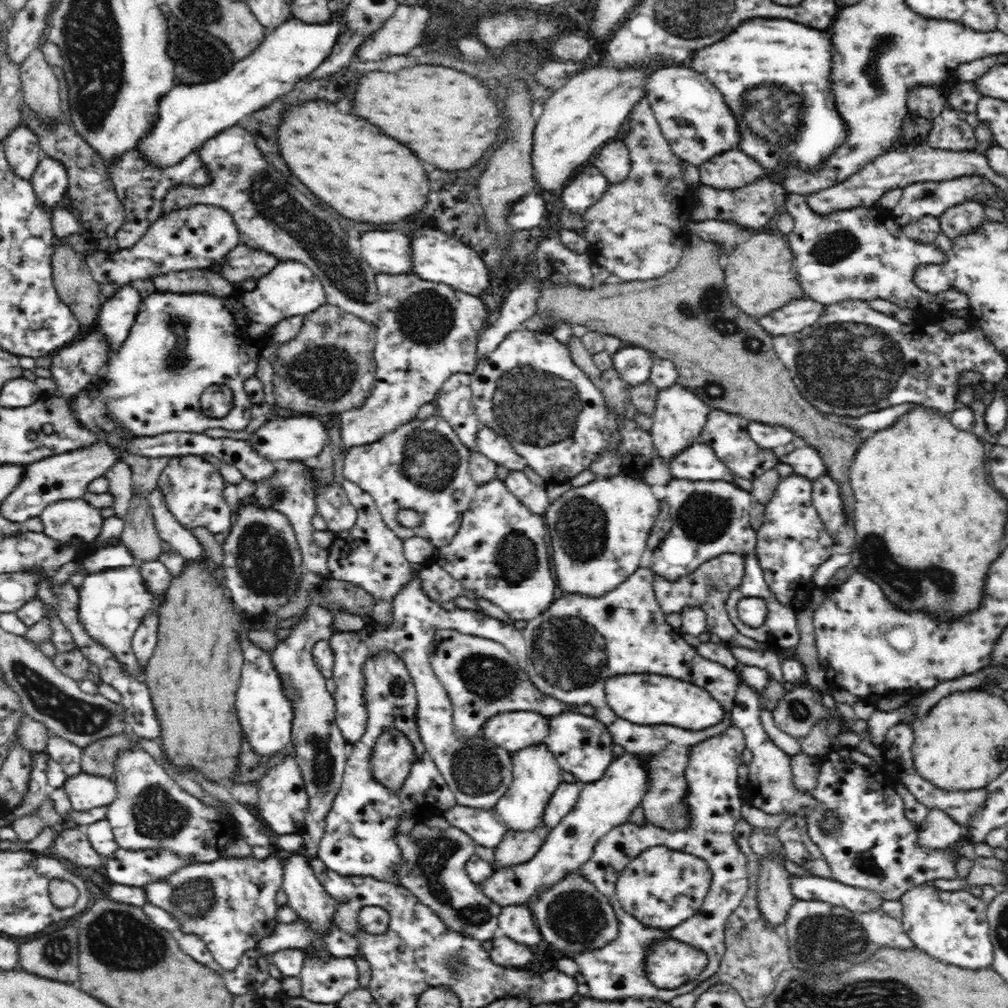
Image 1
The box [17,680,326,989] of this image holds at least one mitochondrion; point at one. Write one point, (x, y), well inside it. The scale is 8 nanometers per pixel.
(117, 939)

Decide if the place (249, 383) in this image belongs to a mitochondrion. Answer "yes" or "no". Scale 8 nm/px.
no

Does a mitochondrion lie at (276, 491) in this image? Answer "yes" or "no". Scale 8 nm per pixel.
yes

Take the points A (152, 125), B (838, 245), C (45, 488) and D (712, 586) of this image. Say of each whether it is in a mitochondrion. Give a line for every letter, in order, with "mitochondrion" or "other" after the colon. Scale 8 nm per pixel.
A: other
B: mitochondrion
C: other
D: mitochondrion

